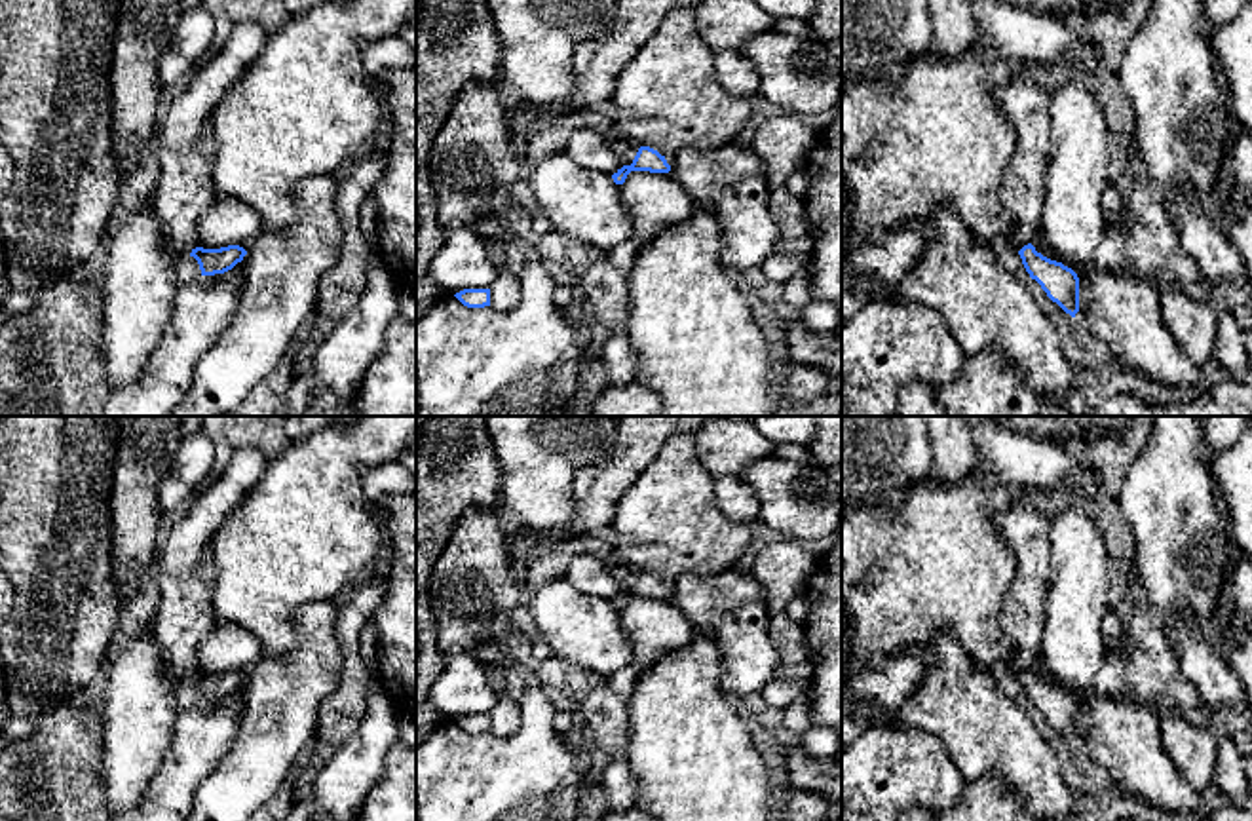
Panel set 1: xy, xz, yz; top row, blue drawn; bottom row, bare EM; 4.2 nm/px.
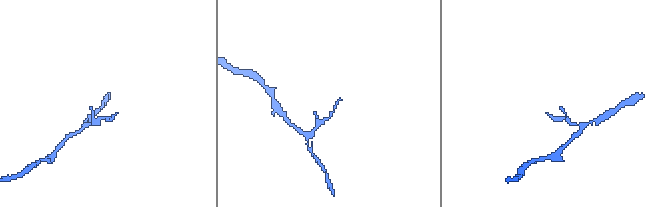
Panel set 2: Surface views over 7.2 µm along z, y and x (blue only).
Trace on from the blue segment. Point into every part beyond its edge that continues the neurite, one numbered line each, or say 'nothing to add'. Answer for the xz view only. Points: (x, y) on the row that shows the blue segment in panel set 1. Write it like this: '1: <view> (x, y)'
nothing to add

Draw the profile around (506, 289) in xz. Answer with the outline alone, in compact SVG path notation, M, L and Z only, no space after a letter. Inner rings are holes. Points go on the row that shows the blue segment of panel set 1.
M498 272L490 289L490 306L500 312L509 312L521 302L521 276Z

